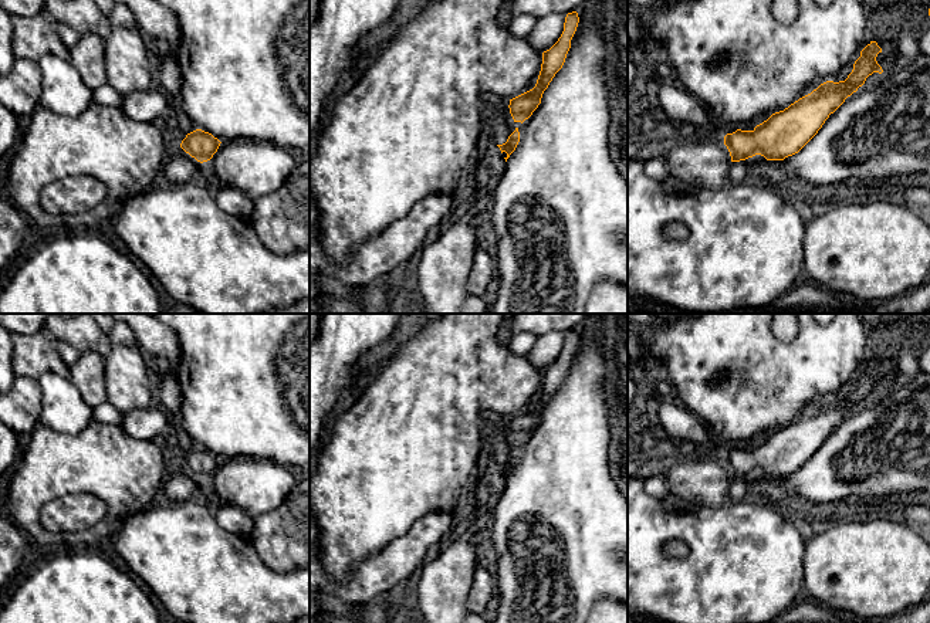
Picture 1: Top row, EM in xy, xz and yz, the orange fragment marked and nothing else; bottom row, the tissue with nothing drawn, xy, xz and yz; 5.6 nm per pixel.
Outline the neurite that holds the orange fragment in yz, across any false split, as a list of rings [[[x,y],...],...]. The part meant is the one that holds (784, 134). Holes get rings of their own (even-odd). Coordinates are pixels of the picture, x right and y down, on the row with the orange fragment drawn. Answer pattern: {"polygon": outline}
{"polygon": [[[870,41],[855,61],[845,81],[826,81],[784,111],[772,114],[753,131],[737,129],[724,136],[731,162],[728,182],[744,183],[754,169],[768,160],[784,160],[798,153],[822,128],[848,97],[862,87],[873,72],[882,74],[876,57],[882,48]]]}

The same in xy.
{"polygon": [[[196,129],[186,135],[180,150],[172,152],[163,163],[163,172],[172,186],[190,183],[202,163],[213,158],[220,140],[212,133]]]}

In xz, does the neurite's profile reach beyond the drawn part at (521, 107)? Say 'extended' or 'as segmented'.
extended

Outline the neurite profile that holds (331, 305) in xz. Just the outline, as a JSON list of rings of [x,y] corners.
[[[321,295],[317,299],[327,314],[375,314],[375,311],[366,309],[359,302],[346,298]]]

